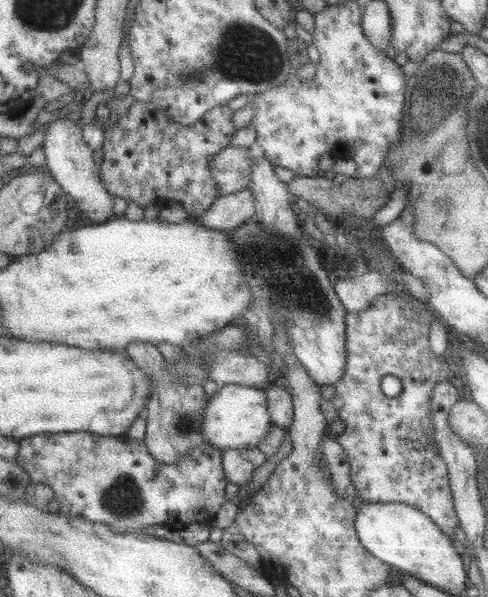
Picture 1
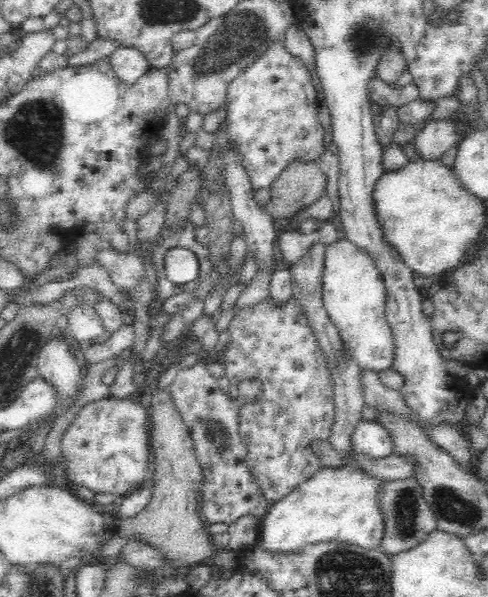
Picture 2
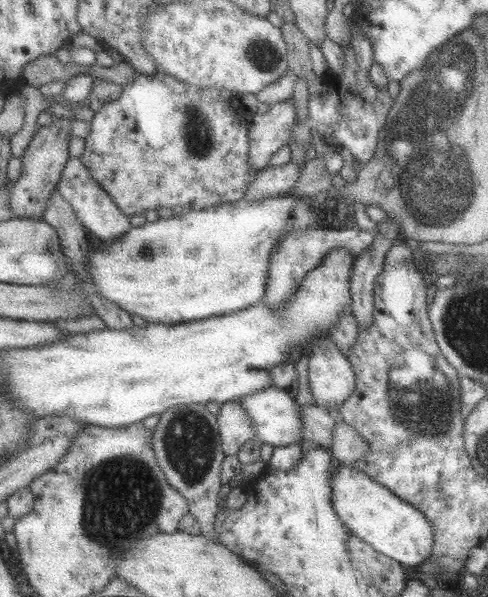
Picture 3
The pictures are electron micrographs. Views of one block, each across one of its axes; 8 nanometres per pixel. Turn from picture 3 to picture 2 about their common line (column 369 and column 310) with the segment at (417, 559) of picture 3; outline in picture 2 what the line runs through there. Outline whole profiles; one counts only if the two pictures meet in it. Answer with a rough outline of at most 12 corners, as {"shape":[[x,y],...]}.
{"shape":[[322,466],[261,518],[269,550],[385,537],[386,480]]}

